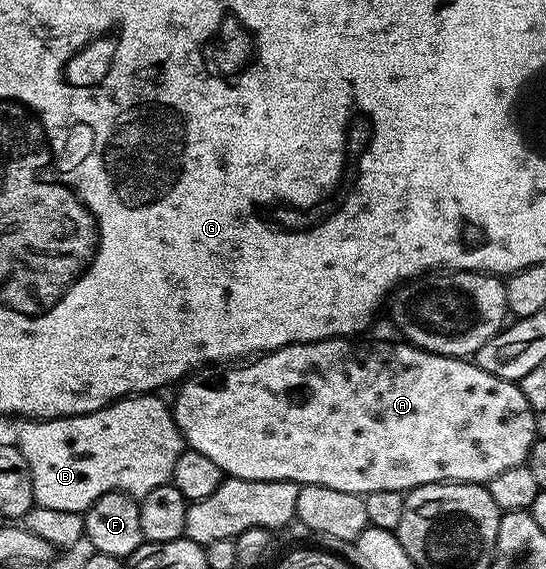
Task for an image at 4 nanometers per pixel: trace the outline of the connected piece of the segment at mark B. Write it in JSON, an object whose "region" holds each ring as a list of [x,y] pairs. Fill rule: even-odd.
{"region":[[[155,393],[129,395],[93,413],[70,415],[64,419],[32,419],[22,425],[17,446],[29,465],[36,504],[45,509],[85,513],[93,501],[105,493],[124,491],[126,495],[145,496],[153,489],[171,483],[173,465],[177,465],[177,457],[185,450],[172,408]]]}

